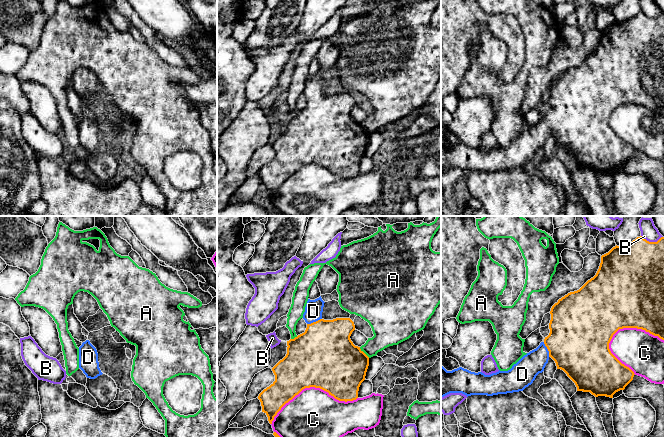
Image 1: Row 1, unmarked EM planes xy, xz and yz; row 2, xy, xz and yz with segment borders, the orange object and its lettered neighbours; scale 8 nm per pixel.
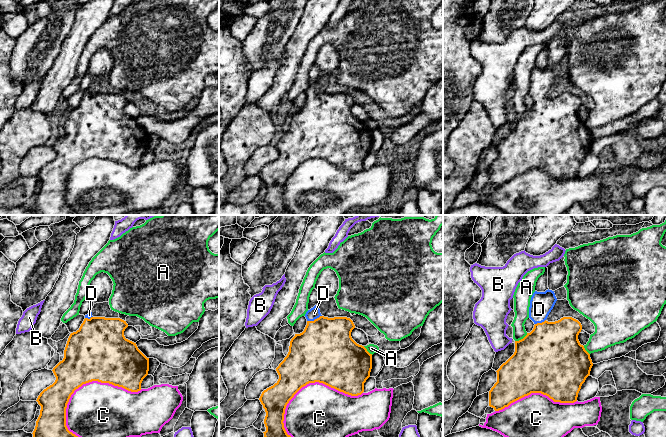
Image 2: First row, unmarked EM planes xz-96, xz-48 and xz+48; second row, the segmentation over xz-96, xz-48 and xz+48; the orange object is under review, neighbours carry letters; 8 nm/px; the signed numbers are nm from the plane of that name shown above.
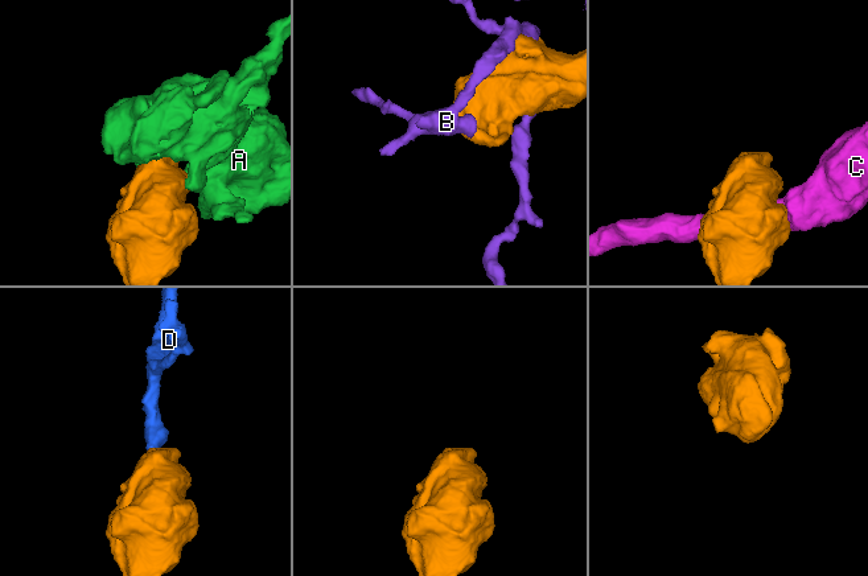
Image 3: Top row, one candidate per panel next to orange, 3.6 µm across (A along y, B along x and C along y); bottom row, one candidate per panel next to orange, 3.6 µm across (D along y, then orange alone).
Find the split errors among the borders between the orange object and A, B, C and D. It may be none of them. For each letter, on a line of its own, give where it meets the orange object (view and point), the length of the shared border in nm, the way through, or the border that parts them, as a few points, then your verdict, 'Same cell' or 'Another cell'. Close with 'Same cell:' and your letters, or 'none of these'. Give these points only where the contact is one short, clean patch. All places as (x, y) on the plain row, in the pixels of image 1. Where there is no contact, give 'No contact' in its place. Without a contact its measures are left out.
A: Touches orange at xz (363, 128). Shared border 120 nm. Another cell
B: Touches orange at yz (652, 18). Shared border 180 nm. Another cell
C: Touches orange at yz (632, 103). Shared border 460 nm. Another cell
D: Touches orange at xz (314, 98). Shared border 130 nm. Path across: xz (324, 127), (322, 114), (314, 98), (313, 87). Same cell
Same cell: D

